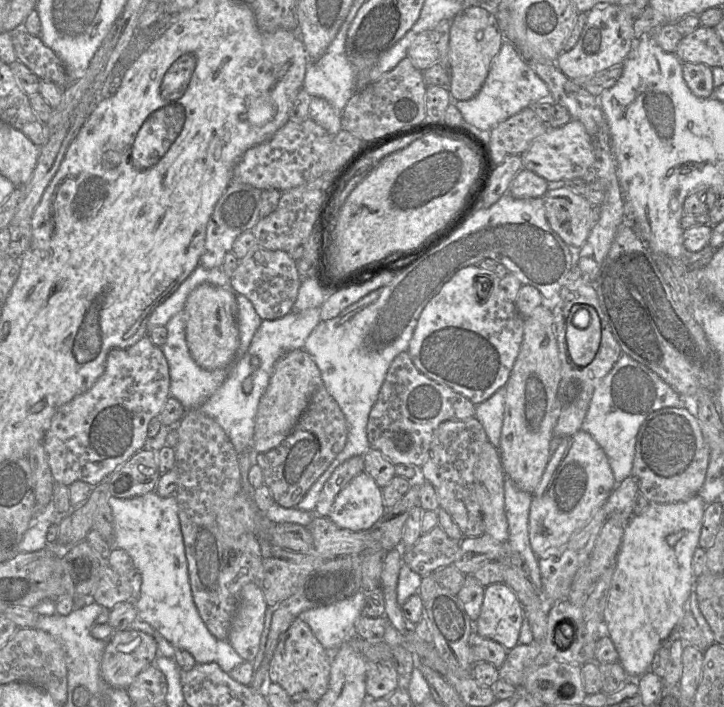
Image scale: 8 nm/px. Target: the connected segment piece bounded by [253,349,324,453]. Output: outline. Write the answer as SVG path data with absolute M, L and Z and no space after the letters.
M295 349L282 356L275 364L268 387L261 396L255 418L253 448L266 453L289 435L307 408L314 392L323 385L320 371L304 349Z

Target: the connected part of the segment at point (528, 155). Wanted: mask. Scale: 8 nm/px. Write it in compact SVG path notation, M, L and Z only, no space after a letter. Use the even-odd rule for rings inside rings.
M571 119L559 128L549 128L536 138L521 155L522 168L530 170L544 178L549 184L582 178L594 163L593 146L584 125Z

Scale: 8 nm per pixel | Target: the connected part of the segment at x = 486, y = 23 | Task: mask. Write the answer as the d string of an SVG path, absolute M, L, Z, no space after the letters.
M487 5L470 6L451 21L449 91L453 100L466 101L478 94L488 76L492 61L501 49L503 41L504 36L498 28L495 12Z

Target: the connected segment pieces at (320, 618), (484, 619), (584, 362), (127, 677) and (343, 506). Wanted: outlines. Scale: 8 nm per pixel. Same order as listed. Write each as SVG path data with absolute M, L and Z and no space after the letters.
M365 592L331 605L302 612L299 618L307 623L322 646L330 653L336 651L353 635L357 619L363 615Z
M505 583L485 587L484 601L474 630L494 640L509 651L519 644L524 608L516 594Z
M592 306L572 307L566 322L566 341L577 366L585 367L594 360L601 343L601 322Z
M131 629L115 631L102 656L101 677L110 686L126 690L157 656L158 643L153 635Z
M363 471L339 492L328 518L340 528L362 532L376 527L386 509L382 488Z

